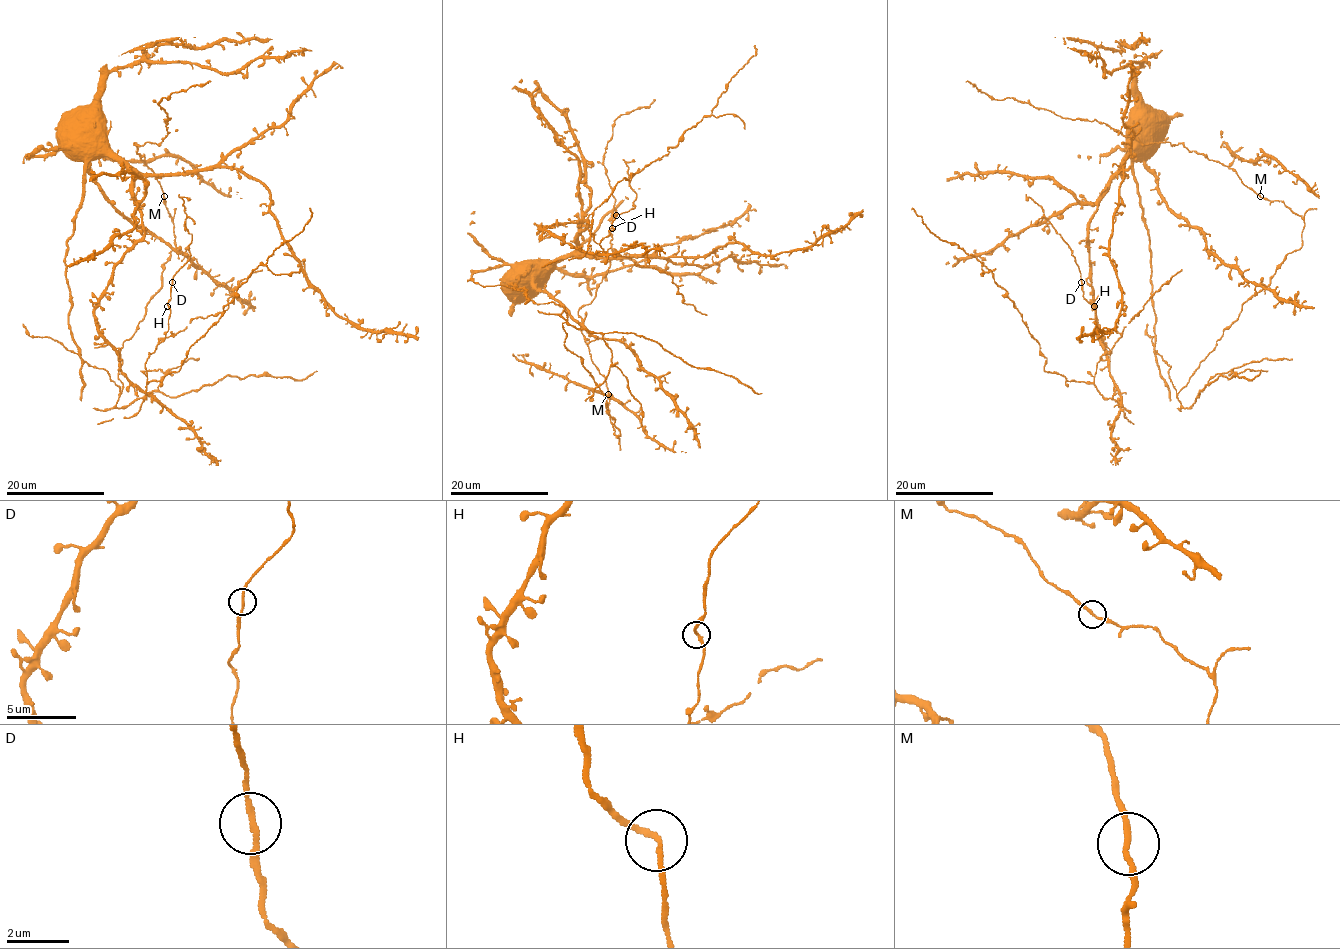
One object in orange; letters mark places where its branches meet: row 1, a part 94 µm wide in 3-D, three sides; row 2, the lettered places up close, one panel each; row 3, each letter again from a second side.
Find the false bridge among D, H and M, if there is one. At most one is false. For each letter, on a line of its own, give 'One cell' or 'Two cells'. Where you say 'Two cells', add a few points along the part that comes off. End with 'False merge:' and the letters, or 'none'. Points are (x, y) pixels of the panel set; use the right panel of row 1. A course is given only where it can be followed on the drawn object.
D: One cell
H: One cell
M: One cell
False merge: none

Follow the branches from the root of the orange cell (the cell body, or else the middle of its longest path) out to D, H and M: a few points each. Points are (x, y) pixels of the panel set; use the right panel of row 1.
D: (1150, 129), (1112, 179), (1088, 228), (1096, 337), (1118, 389), (1108, 399), (1094, 374), (1109, 348), (1081, 282)
H: (1150, 129), (1088, 228), (1096, 337), (1118, 389), (1108, 399), (1094, 384), (1109, 353), (1094, 306)
M: (1150, 129), (1133, 179), (1150, 243), (1155, 350), (1177, 394), (1241, 306), (1302, 245), (1304, 221), (1260, 196)

